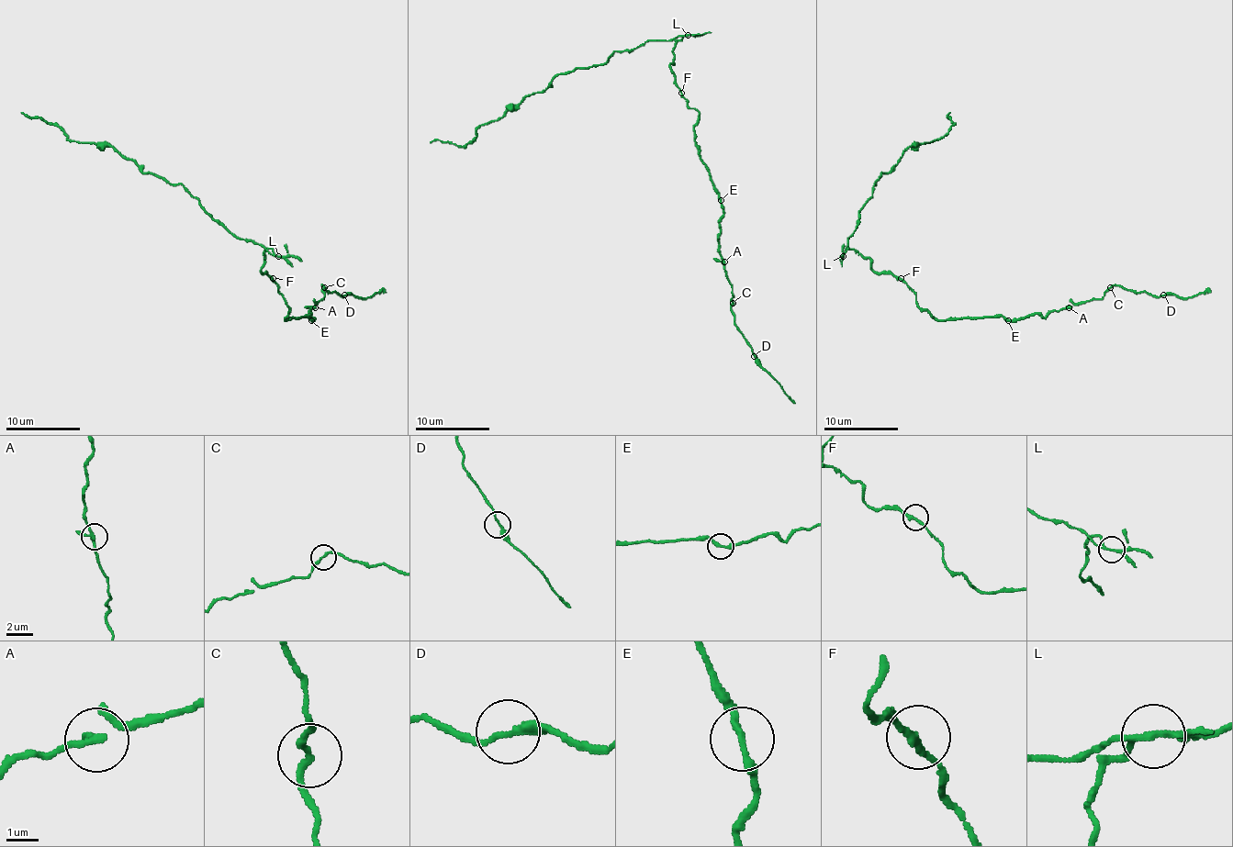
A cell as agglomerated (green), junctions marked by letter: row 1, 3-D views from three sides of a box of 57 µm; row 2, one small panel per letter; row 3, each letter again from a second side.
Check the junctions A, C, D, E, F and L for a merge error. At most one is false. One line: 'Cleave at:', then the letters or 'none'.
Cleave at: L

